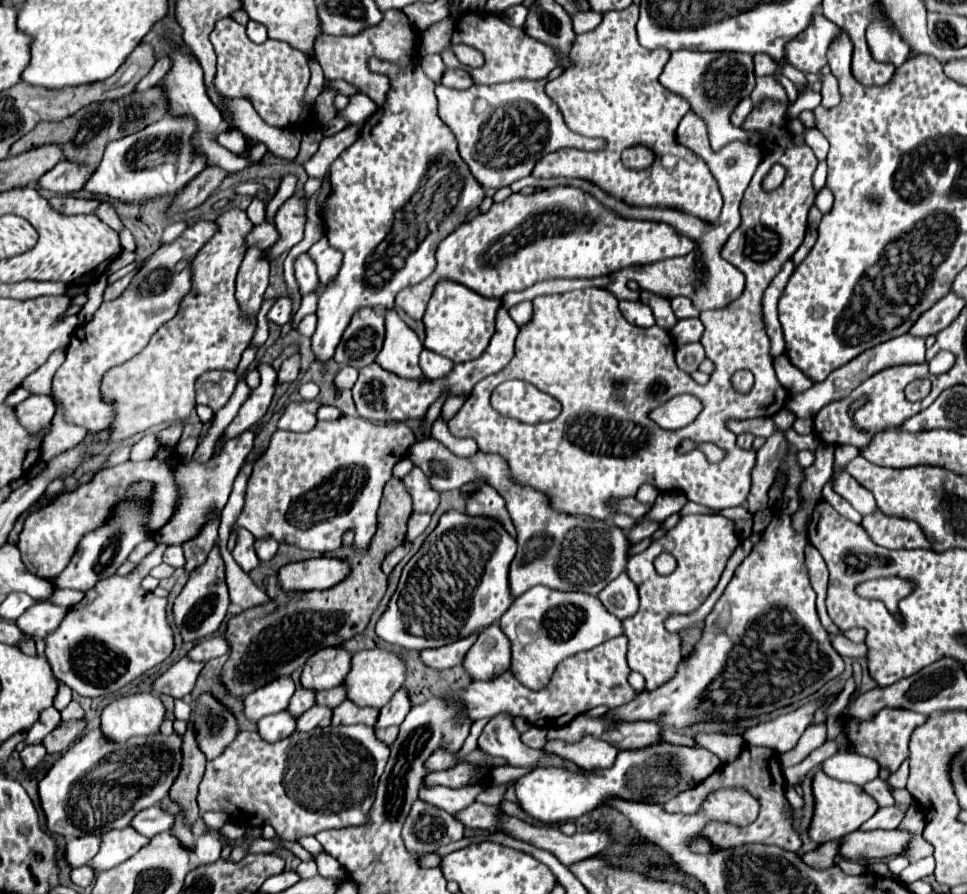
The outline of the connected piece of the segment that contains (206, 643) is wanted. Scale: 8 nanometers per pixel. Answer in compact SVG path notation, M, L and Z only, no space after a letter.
M214 636L214 638L204 638L202 642L198 642L188 652L188 658L194 658L194 662L208 662L226 652L228 652L228 644L226 644L224 636Z

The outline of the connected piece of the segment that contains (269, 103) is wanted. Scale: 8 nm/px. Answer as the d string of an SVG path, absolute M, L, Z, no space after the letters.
M222 18L216 22L210 42L214 44L214 52L218 56L214 88L224 100L248 98L260 118L270 126L290 128L300 124L304 94L310 82L310 68L304 54L298 54L298 50L294 50L288 42L270 38L262 44L254 44L246 36L246 26L238 24L234 18Z

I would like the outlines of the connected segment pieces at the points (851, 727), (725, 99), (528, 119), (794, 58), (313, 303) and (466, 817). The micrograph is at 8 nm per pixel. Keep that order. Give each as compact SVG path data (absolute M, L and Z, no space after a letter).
M882 708L872 720L854 720L854 718L840 718L844 734L848 738L848 744L852 746L852 752L858 752L860 756L874 758L880 768L888 768L890 772L896 772L904 758L908 756L908 744L910 734L926 722L926 714L902 710L902 708Z
M678 50L672 52L668 64L660 74L660 84L670 92L688 100L690 110L704 118L710 134L710 144L714 150L720 150L732 140L742 140L746 144L758 146L762 136L758 132L746 132L736 128L730 122L730 114L740 104L742 98L750 96L754 90L754 66L752 56L738 54L738 52L692 52L692 50Z
M514 80L506 84L494 84L494 86L472 86L468 90L456 90L438 84L436 86L436 96L438 96L438 114L440 118L448 124L448 128L456 134L458 138L458 150L464 162L470 166L472 174L484 188L502 188L510 186L512 182L530 176L534 164L558 150L558 148L580 148L580 150L602 150L602 140L600 138L584 138L578 134L572 134L562 118L562 112L558 106L544 94L544 80Z
M820 12L814 14L810 28L786 42L788 62L800 72L818 72L826 64L826 50L836 34L838 26L826 20Z
M318 284L318 288L316 288L314 292L310 292L310 294L306 294L306 296L302 298L302 306L300 306L300 310L296 312L296 316L294 316L294 326L292 326L292 328L296 328L296 324L300 322L302 316L306 316L306 314L312 312L310 308L316 308L316 306L318 306L318 298L320 298L318 292L322 292L322 284Z
M472 802L464 810L456 812L456 820L460 820L466 828L480 828L488 832L496 832L496 814L500 806L486 806L480 802Z

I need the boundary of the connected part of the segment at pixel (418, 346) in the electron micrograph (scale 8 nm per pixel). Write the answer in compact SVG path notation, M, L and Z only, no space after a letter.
M394 308L384 312L384 326L386 326L386 338L384 338L384 346L380 350L380 354L376 356L376 362L402 376L402 378L422 378L422 370L418 366L418 356L422 352L422 342L418 340L416 332L412 328L408 328L400 316L396 314Z

